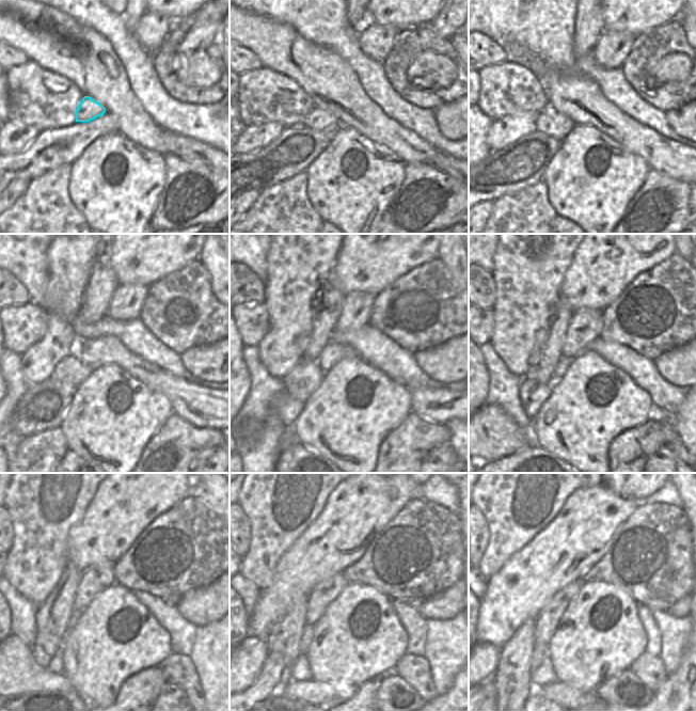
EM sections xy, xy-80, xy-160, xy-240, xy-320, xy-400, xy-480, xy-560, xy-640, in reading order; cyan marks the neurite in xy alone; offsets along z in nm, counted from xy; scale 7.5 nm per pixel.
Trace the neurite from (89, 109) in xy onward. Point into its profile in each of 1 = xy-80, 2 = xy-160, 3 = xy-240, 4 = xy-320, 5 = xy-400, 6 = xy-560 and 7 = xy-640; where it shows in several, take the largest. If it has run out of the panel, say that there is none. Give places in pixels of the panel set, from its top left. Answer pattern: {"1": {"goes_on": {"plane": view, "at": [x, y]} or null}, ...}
{"1": {"goes_on": {"plane": "xy-80", "at": [318, 119]}}, "2": {"goes_on": {"plane": "xy-160", "at": [550, 122]}}, "3": {"goes_on": {"plane": "xy-240", "at": [70, 370]}}, "4": {"goes_on": {"plane": "xy-320", "at": [304, 379]}}, "5": {"goes_on": {"plane": "xy-400", "at": [533, 394]}}, "6": {"goes_on": {"plane": "xy-560", "at": [274, 676]}}, "7": {"goes_on": {"plane": "xy-640", "at": [490, 690]}}}

